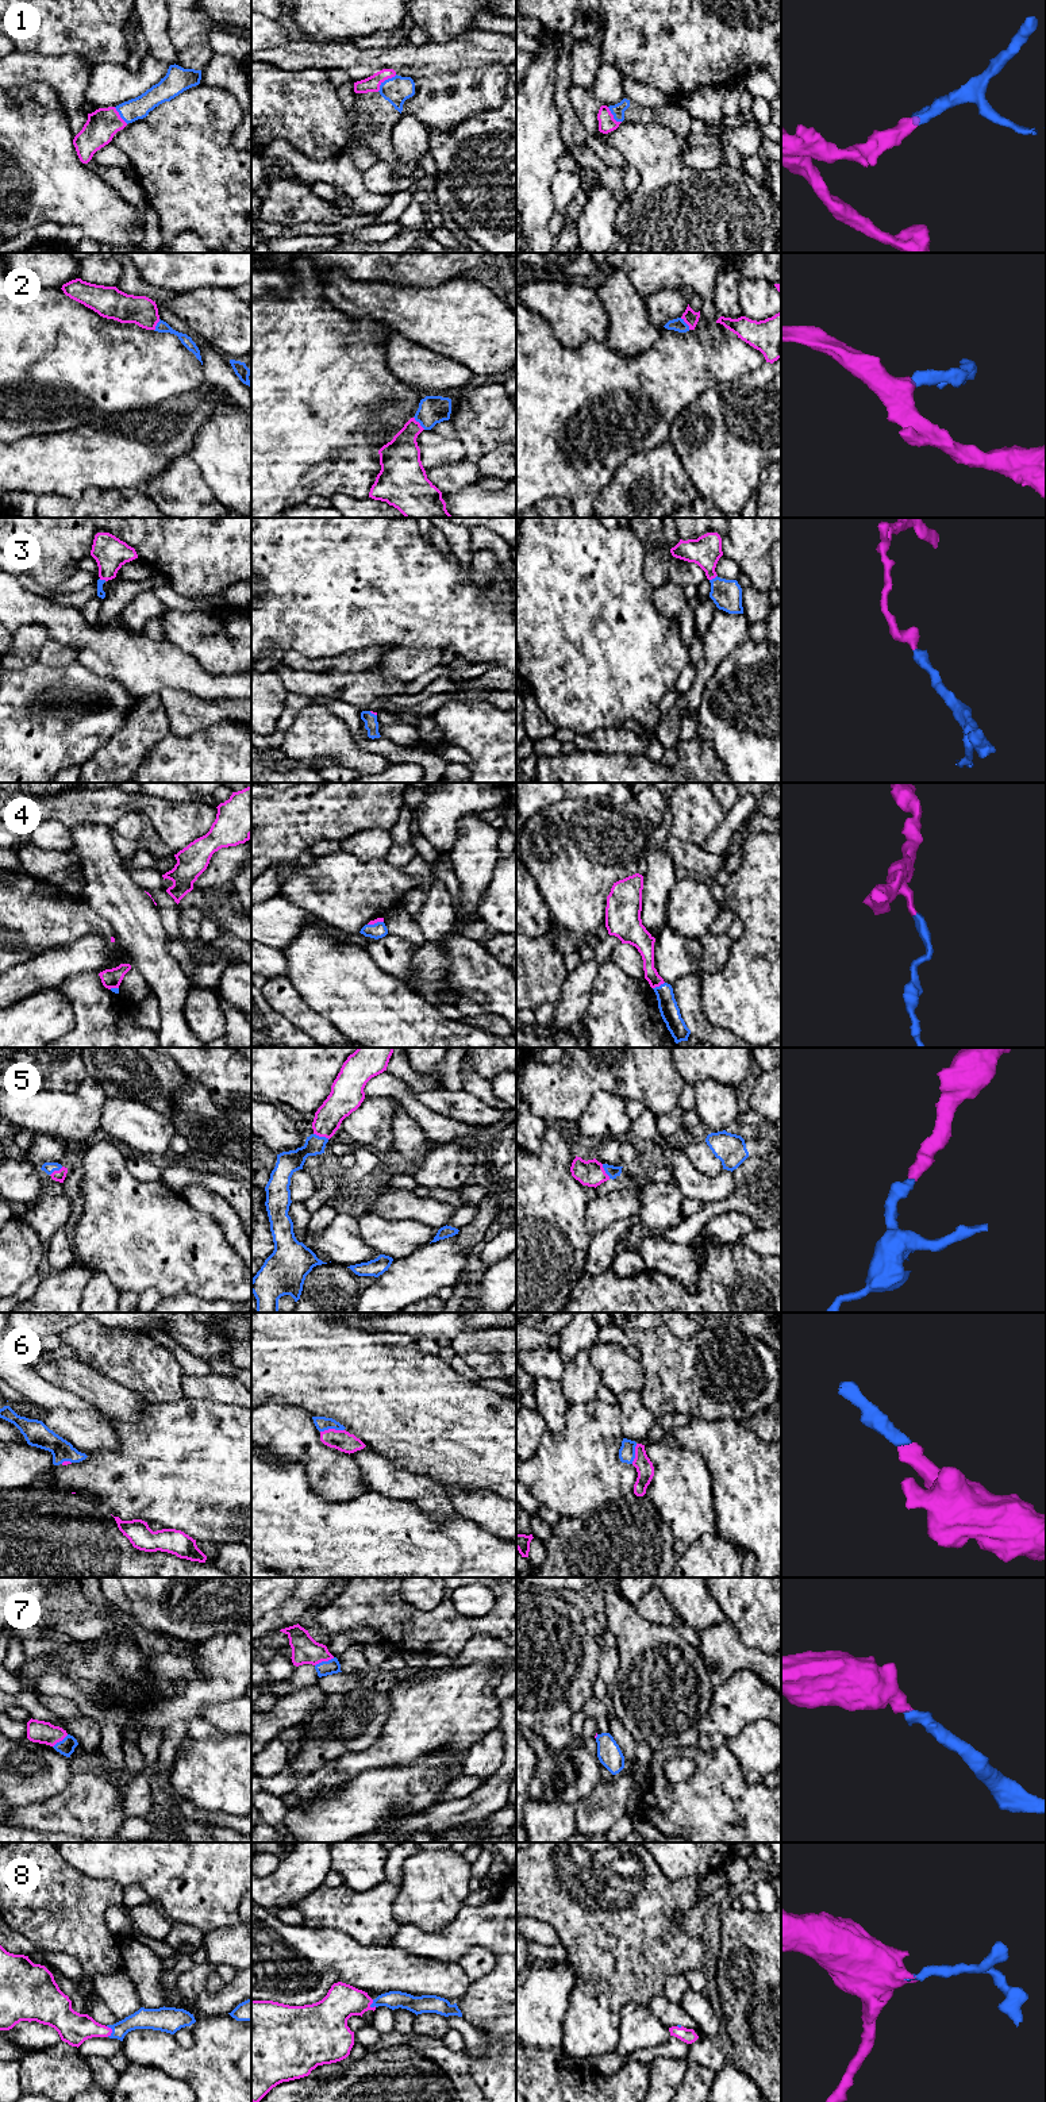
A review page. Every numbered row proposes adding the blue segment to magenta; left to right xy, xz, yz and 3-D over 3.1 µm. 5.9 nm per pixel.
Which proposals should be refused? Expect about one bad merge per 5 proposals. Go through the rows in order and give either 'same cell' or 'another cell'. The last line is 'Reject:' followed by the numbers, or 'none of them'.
1: same cell
2: same cell
3: same cell
4: same cell
5: same cell
6: same cell
7: same cell
8: same cell
Reject: none of them

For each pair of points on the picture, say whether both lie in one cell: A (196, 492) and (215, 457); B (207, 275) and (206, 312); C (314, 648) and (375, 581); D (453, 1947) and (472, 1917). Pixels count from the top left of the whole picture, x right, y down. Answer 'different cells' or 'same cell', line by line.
A: different cells
B: different cells
C: same cell
D: same cell

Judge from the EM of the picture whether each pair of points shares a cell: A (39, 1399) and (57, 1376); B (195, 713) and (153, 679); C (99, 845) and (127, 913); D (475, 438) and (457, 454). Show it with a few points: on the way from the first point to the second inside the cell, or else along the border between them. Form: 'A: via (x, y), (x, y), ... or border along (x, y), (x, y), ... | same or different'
A: border along (33, 1368), (52, 1384), (69, 1390), (79, 1398) | different
B: border along (158, 691), (176, 688), (195, 696) | different
C: via (100, 861), (108, 888), (115, 896) | same
D: border along (457, 438), (464, 448), (466, 458) | different

